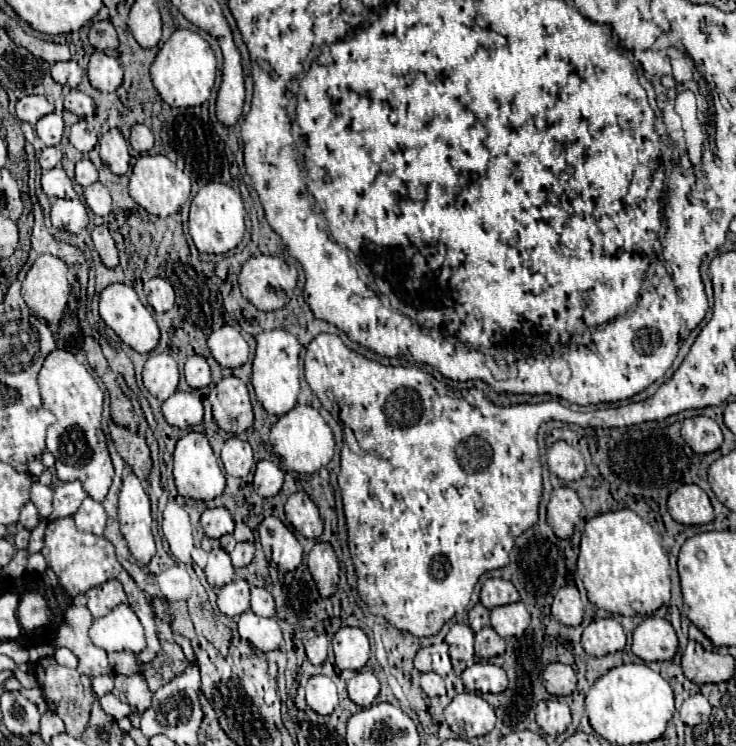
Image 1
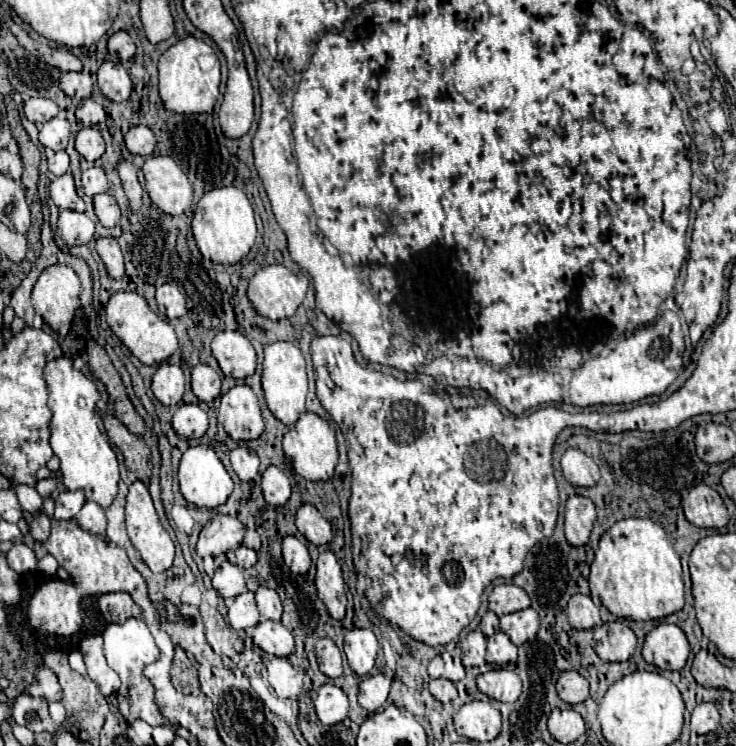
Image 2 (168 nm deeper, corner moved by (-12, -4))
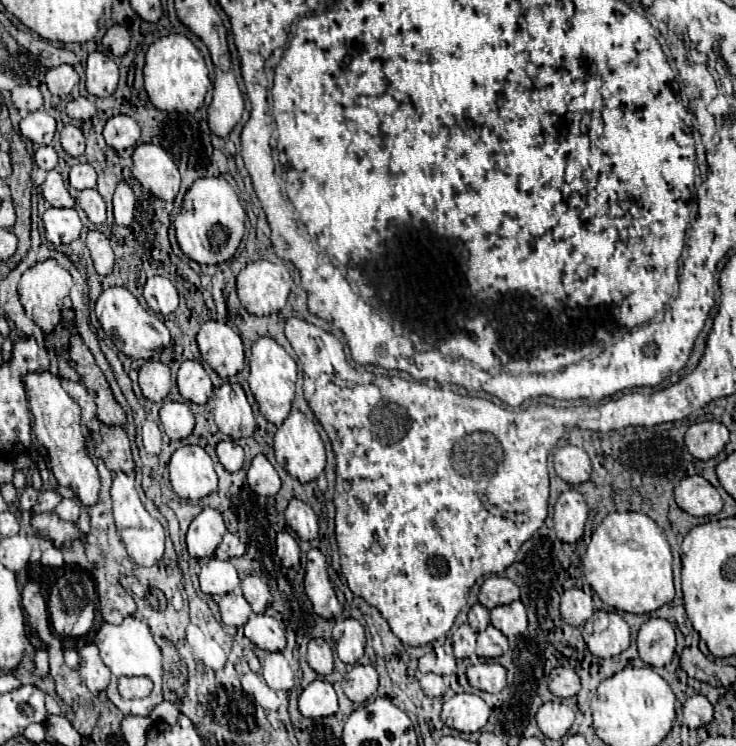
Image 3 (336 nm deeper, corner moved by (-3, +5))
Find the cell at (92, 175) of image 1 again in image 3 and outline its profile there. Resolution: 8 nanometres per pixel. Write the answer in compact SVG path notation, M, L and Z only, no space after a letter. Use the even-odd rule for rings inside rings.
M77 163L71 167L71 173L69 173L71 187L83 191L87 187L95 187L95 181L97 181L97 173L89 163Z

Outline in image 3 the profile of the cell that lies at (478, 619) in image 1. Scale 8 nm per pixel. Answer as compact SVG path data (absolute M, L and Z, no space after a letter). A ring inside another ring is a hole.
M473 605L469 611L469 625L475 631L483 631L489 625L489 609L483 605Z

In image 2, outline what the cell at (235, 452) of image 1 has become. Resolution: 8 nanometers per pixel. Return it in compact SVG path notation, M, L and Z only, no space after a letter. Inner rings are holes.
M238 446L236 450L230 452L230 462L232 462L232 468L234 472L238 474L240 480L254 480L254 476L258 474L258 466L260 466L260 460L258 460L258 454L246 446Z

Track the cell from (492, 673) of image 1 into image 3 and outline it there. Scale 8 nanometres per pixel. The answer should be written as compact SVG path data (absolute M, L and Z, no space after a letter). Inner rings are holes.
M479 663L467 669L467 679L471 687L487 693L501 693L507 685L507 671L499 663Z

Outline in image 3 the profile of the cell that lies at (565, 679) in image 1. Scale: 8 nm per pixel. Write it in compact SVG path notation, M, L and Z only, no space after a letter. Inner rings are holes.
M555 667L549 673L549 691L557 697L573 697L579 687L579 675L571 667Z

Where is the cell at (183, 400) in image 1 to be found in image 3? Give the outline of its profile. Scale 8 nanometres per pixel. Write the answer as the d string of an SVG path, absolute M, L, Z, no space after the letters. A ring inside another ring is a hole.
M179 401L163 403L159 417L161 417L163 429L171 441L179 441L179 439L189 437L193 431L193 425L195 425L195 417L193 417L191 409Z

